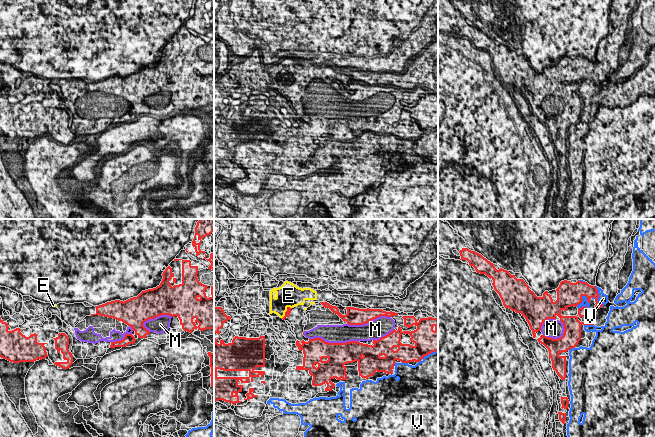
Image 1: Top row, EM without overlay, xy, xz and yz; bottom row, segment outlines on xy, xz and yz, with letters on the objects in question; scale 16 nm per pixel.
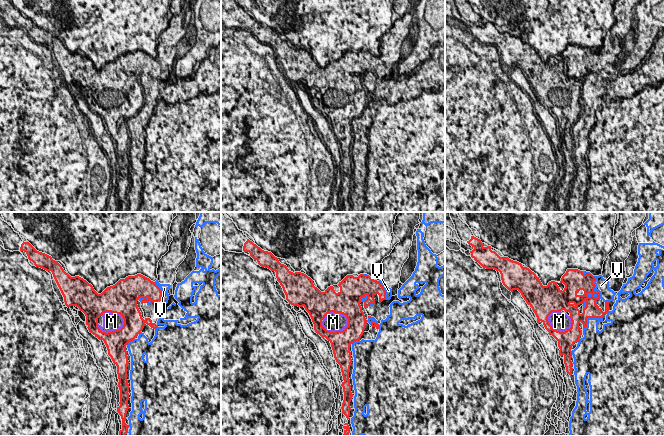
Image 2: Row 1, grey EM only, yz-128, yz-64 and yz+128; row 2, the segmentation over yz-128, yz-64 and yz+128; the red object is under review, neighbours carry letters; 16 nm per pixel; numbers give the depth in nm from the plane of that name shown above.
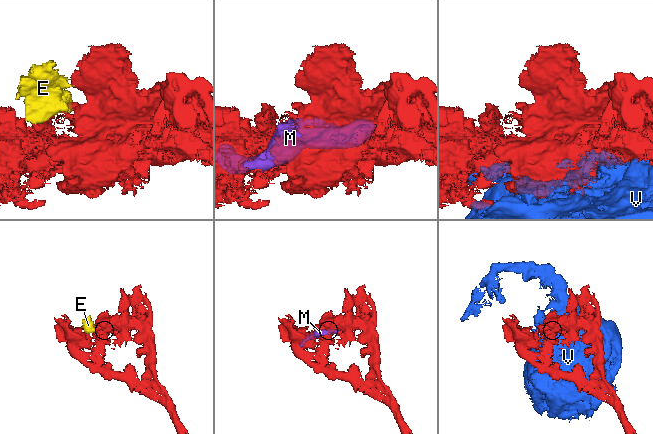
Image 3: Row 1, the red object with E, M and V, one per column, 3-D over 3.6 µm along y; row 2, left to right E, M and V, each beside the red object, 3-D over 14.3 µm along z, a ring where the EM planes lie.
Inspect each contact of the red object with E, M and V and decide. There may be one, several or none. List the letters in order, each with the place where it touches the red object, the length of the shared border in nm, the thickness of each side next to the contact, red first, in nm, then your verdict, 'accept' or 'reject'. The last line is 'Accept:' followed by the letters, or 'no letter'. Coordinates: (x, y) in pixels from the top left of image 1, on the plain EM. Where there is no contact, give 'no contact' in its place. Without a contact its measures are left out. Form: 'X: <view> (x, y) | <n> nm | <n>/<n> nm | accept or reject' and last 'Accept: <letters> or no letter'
E: xz (286, 87) | 240 nm | 90/360 nm | accept
M: xz (334, 119) | 800 nm | 380/300 nm | accept
V: yz (598, 73) | 380 nm | 200/160 nm | reject
Accept: E, M

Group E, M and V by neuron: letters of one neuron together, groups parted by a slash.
E M / V

